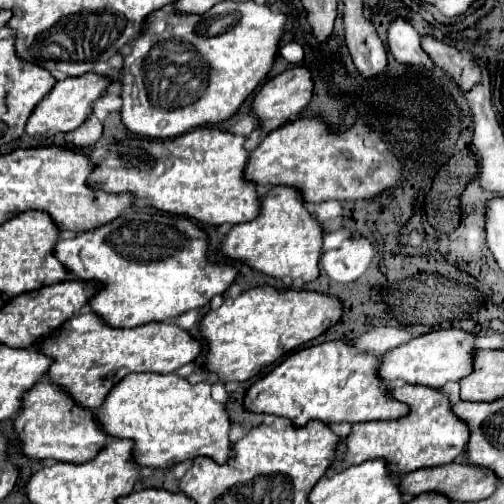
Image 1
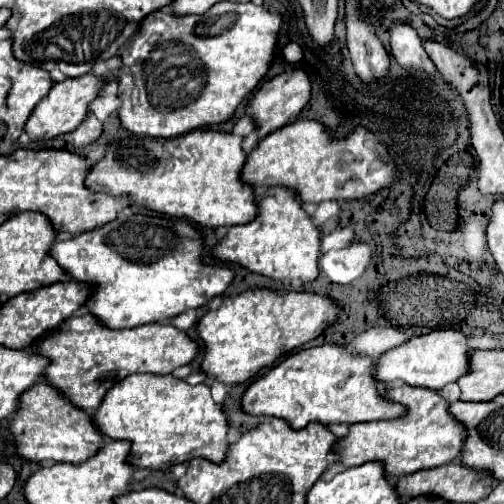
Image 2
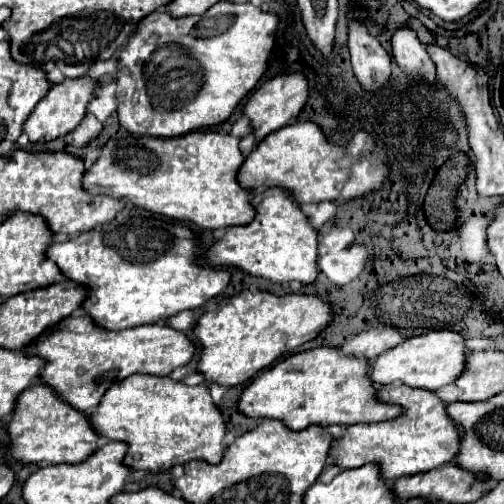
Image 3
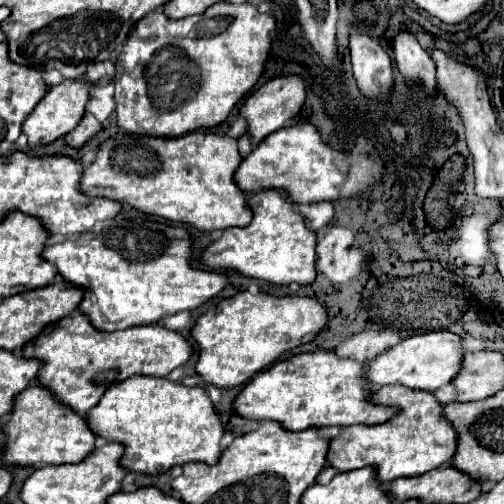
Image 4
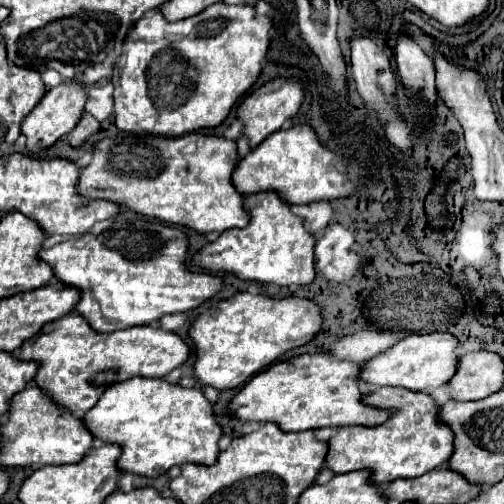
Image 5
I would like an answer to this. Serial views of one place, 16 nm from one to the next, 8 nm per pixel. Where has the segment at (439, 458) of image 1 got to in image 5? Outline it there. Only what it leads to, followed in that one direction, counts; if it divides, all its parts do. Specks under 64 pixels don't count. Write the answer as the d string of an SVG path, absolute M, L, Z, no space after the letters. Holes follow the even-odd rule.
M376 388L364 402L380 408L390 408L394 414L378 426L348 426L342 428L328 442L326 466L336 474L344 474L358 468L372 468L374 480L388 484L396 478L414 478L446 464L454 452L454 432L440 420L440 406L430 394L408 392L408 388Z

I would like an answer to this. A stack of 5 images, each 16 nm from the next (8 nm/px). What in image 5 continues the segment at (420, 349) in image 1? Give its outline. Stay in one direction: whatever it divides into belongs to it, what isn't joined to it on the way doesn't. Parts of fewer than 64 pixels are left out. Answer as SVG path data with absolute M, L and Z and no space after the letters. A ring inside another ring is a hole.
M434 332L434 334L412 334L396 342L386 352L378 354L376 358L368 360L362 368L360 378L370 386L404 386L410 390L426 390L438 388L448 384L448 380L456 374L456 364L460 340L448 332Z

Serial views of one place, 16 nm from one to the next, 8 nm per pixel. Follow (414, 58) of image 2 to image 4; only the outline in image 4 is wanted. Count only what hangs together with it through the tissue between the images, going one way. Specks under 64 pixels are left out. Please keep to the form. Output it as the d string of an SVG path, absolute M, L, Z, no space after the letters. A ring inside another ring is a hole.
M400 30L394 36L394 58L398 62L398 68L402 74L414 82L414 84L424 84L428 94L434 92L436 84L436 68L428 52L418 44L414 32L410 30Z

